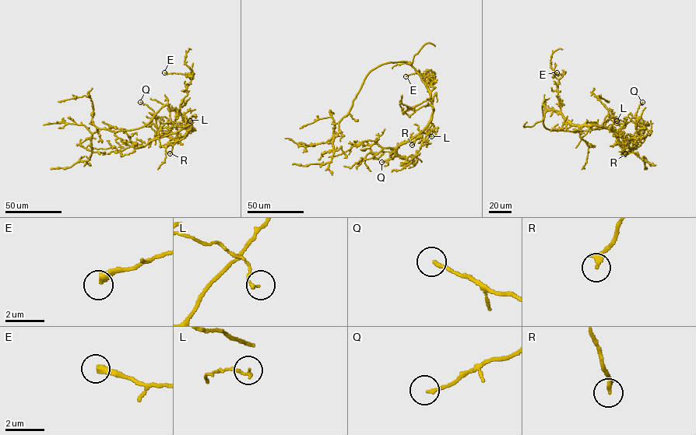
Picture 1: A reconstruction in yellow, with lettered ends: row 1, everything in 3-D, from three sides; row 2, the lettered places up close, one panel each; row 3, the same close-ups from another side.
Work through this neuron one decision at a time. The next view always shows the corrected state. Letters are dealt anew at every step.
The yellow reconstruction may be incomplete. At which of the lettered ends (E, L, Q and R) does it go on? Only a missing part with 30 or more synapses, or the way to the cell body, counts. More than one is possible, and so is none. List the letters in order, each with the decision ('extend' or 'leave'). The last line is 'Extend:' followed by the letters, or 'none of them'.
E: leave
L: leave
Q: leave
R: leave
Extend: none of them

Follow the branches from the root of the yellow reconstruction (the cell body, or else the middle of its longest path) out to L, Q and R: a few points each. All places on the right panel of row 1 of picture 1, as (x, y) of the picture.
L: (543, 104), (575, 124), (599, 125), (611, 128), (613, 121), (616, 121)
Q: (543, 104), (574, 124), (606, 126), (632, 139), (637, 134), (635, 114), (642, 102)
R: (543, 104), (547, 109), (560, 114), (574, 124), (609, 128), (616, 134), (625, 153)

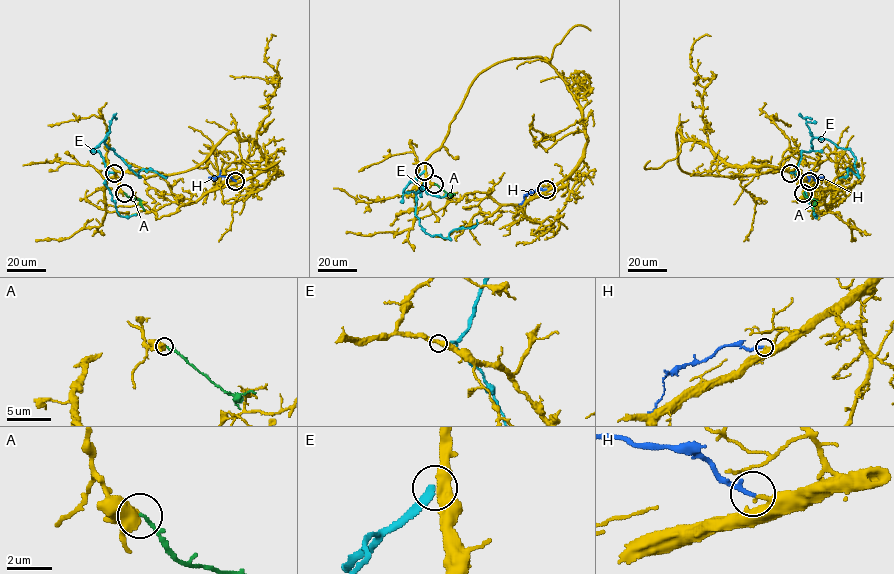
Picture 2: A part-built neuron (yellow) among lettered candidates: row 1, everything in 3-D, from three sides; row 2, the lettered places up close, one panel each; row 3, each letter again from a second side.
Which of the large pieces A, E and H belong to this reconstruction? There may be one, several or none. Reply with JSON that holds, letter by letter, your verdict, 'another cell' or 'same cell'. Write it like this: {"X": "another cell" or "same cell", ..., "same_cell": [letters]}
{"A": "another cell", "E": "another cell", "H": "same cell", "same_cell": ["H"]}

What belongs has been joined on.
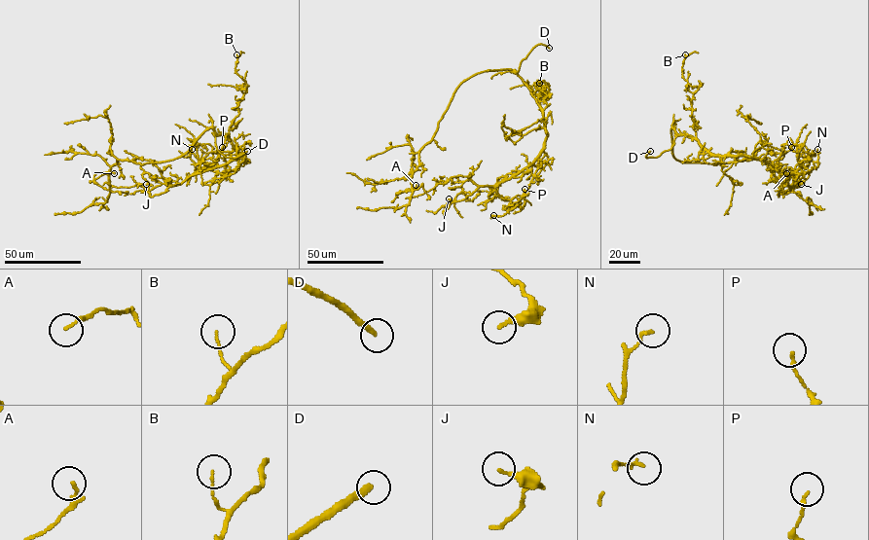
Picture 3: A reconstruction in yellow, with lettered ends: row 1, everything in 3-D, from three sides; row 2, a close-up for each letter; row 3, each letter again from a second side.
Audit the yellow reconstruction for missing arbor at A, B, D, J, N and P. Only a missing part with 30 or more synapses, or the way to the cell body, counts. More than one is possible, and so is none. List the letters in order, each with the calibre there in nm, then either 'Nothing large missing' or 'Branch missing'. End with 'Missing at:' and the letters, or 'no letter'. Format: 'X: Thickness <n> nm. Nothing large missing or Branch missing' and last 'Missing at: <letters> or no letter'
A: Thickness 140 nm. Nothing large missing
B: Thickness 90 nm. Nothing large missing
D: Thickness 240 nm. Branch missing
J: Thickness 200 nm. Nothing large missing
N: Thickness 150 nm. Nothing large missing
P: Thickness 150 nm. Nothing large missing
Missing at: D

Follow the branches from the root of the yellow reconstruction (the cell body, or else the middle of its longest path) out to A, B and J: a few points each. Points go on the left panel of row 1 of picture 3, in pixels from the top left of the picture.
A: (210, 127), (172, 160), (141, 164), (117, 159), (109, 173), (109, 190), (93, 181), (114, 173)
B: (210, 127), (229, 137), (230, 126), (238, 113), (237, 104), (247, 87), (236, 72), (236, 54)
J: (210, 127), (228, 138), (244, 156), (191, 175), (176, 185), (144, 173), (142, 177), (148, 182), (146, 184)

